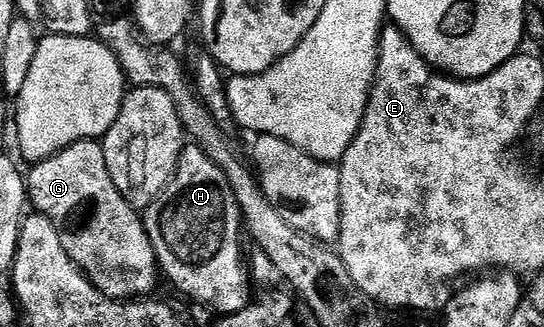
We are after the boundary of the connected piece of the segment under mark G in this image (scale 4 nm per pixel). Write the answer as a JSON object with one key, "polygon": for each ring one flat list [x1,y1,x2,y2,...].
{"polygon":[[98,140,78,141,65,147,57,155,44,161,34,162,30,166,31,174,26,174,27,195,34,212,42,213,57,227,57,235,61,239,61,247,65,247,65,255,73,259,73,263,99,288,106,297,116,299,143,299,155,289,155,280,160,280,161,270,155,260,153,243,149,243,149,235,143,226,140,210,130,205,117,191,117,183,109,175,109,167,105,167,105,151]]}

